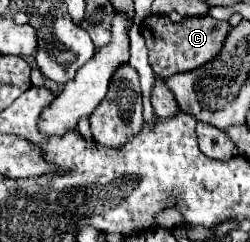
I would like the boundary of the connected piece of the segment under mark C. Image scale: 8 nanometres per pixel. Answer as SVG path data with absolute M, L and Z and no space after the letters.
M148 16L140 24L142 36L146 40L146 46L150 50L150 66L152 70L168 78L178 72L190 72L198 66L204 66L210 62L210 58L216 58L222 52L222 42L226 42L226 34L230 32L230 24L226 20L216 20L212 16L196 16L196 18L184 18L182 22L172 22L168 16Z

